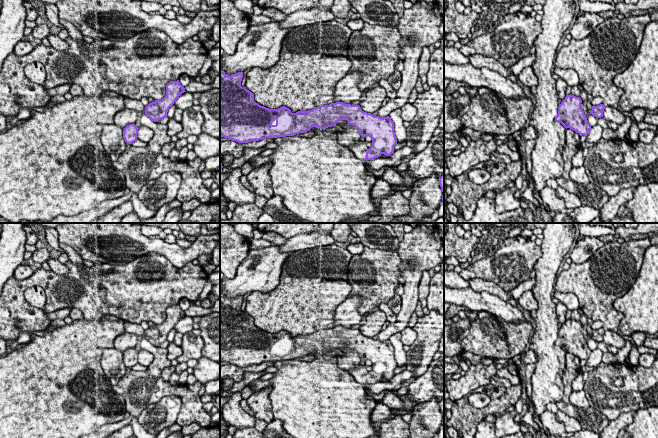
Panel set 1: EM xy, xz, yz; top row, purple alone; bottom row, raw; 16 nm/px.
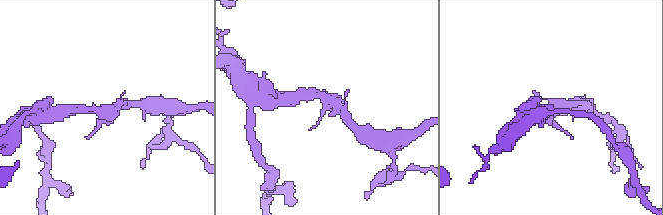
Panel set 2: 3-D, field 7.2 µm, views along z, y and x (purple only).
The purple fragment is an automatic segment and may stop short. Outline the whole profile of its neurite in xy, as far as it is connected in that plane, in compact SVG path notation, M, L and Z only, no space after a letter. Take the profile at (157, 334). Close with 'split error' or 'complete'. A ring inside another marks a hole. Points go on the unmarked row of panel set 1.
M179 304L171 305L166 309L166 319L162 324L155 324L144 330L140 324L124 321L125 332L143 336L152 345L156 346L167 341L169 332L174 328L177 322L186 316Z | split error

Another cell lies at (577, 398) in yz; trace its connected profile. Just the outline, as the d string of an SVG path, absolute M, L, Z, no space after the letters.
M584 390L572 391L569 397L569 402L575 407L581 409L587 409L590 407Z

